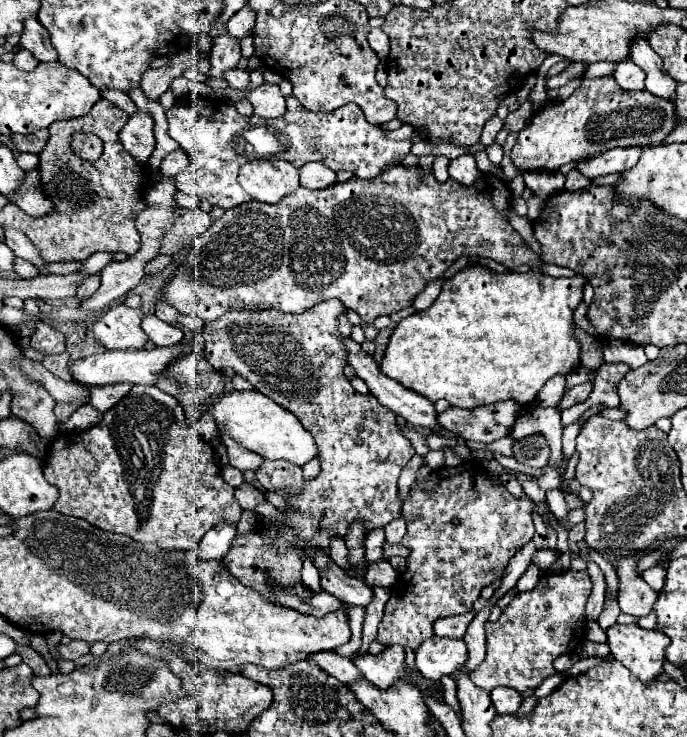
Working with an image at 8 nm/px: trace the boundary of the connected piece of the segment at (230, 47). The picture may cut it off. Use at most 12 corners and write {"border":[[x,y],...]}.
{"border":[[228,32],[214,38],[210,78],[238,66],[240,40]]}

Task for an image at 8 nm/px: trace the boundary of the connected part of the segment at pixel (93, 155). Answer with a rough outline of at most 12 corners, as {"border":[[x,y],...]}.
{"border":[[96,134],[72,136],[70,148],[82,160],[96,162],[102,140]]}

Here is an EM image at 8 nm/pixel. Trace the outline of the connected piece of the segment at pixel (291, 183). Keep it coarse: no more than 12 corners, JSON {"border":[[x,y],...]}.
{"border":[[284,160],[248,162],[238,182],[254,200],[278,204],[300,186]]}

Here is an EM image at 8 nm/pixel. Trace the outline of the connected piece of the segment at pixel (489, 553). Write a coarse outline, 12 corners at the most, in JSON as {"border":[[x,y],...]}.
{"border":[[478,462],[414,482],[376,640],[416,650],[535,534]]}

